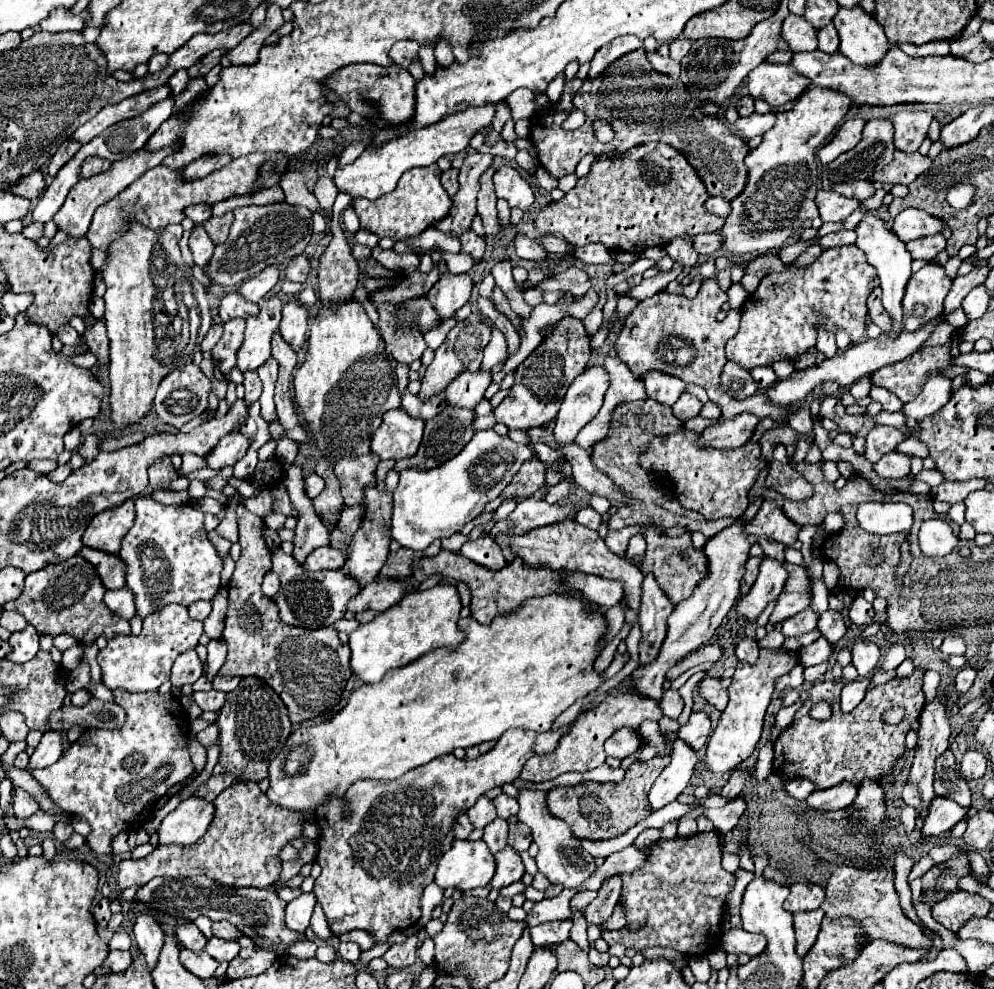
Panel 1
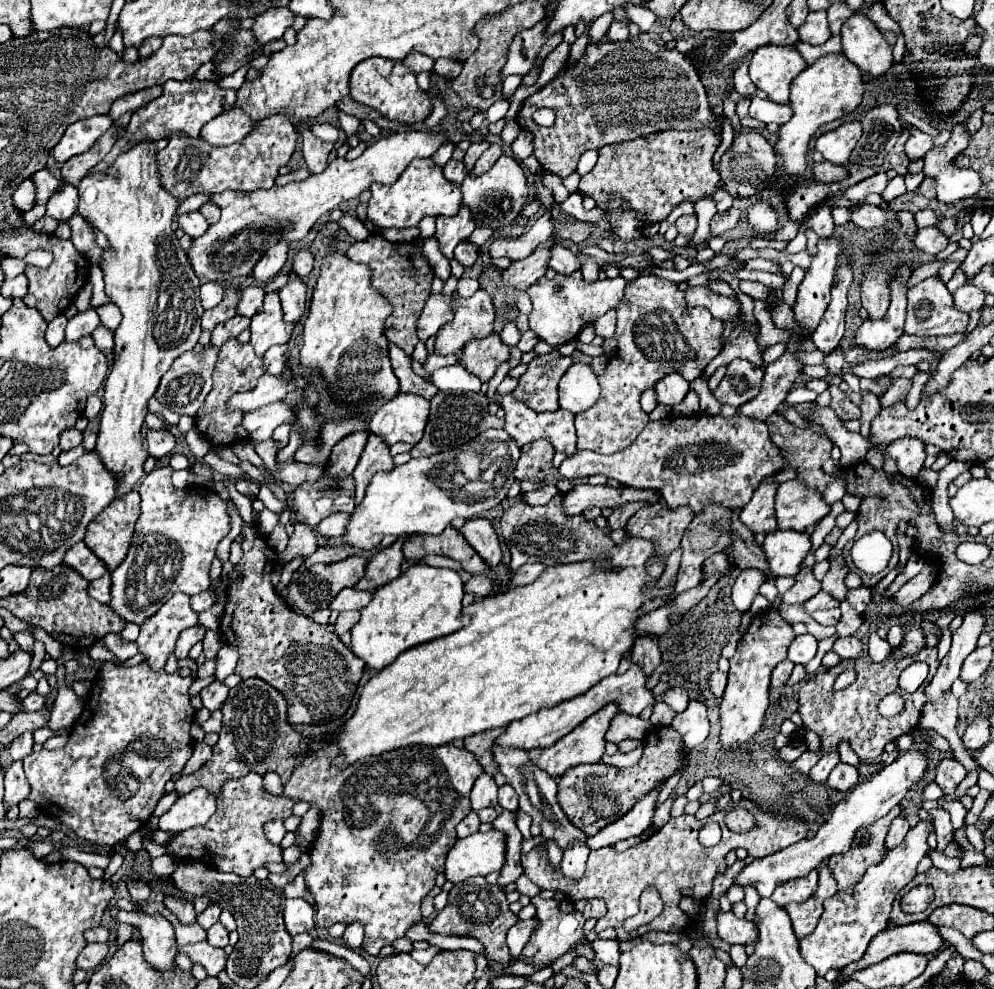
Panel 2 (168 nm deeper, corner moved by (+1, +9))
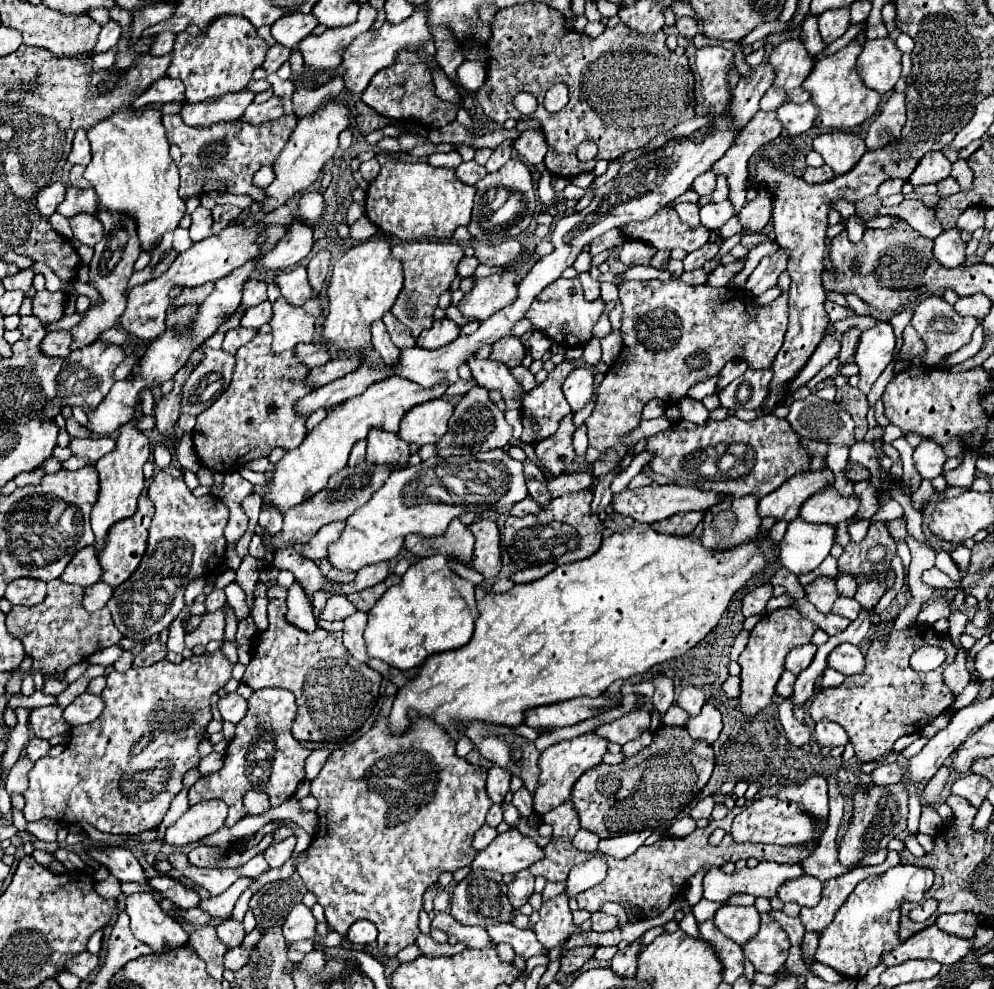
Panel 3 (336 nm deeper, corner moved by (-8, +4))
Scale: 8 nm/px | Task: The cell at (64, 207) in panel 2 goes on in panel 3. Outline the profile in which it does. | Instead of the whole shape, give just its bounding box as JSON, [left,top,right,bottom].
[70,214,104,246]

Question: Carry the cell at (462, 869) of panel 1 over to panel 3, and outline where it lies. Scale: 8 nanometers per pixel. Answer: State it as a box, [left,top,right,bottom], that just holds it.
[472,828,542,874]

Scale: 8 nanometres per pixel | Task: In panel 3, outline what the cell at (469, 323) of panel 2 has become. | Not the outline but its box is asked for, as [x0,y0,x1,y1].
[458,272,516,322]

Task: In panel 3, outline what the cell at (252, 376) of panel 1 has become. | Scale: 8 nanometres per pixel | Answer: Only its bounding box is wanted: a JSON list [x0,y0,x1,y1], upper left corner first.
[194,334,310,470]

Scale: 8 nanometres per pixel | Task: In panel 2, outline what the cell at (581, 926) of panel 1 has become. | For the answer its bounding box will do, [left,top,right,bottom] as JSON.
[561,841,589,877]

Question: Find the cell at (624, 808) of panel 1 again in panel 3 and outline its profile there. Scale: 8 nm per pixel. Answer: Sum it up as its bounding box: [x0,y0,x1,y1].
[570,726,714,838]

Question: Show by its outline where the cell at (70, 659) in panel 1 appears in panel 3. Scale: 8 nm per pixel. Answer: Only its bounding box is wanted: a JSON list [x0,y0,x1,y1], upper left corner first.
[64,692,104,728]

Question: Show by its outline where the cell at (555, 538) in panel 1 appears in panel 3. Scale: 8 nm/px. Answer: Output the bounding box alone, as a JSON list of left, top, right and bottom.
[504,492,604,568]

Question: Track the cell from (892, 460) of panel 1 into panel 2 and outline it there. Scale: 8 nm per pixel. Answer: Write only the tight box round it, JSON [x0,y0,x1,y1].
[885,437,927,479]

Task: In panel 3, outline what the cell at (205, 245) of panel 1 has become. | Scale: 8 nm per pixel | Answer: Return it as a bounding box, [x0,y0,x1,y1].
[190,206,212,242]

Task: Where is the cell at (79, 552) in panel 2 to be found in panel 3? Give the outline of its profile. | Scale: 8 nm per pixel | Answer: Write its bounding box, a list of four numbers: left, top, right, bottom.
[60,546,102,588]

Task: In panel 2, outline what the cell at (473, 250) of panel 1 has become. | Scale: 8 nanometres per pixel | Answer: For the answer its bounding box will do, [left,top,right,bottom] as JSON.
[455,241,479,267]

